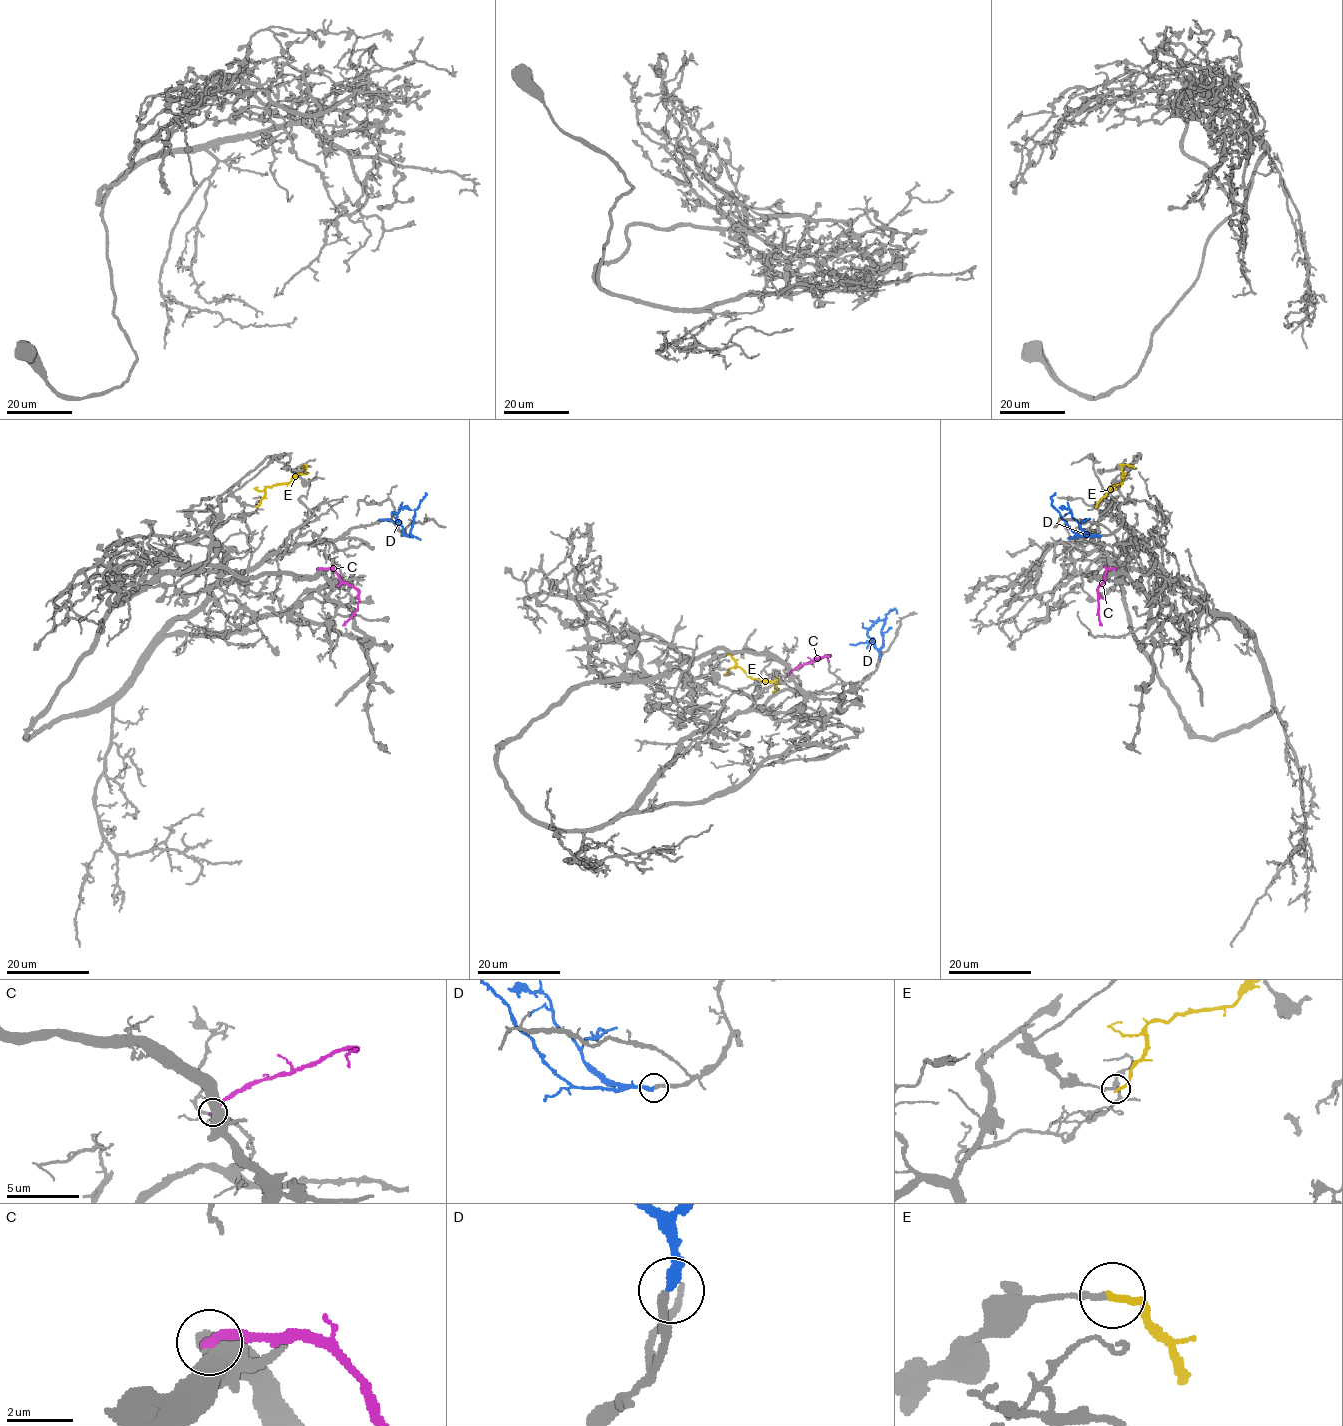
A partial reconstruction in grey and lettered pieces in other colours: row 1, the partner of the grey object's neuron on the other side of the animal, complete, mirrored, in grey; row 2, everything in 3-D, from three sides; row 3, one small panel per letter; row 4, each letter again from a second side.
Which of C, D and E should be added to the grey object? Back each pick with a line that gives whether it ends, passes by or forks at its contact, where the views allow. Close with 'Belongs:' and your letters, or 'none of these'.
D: it ends
Belongs: D

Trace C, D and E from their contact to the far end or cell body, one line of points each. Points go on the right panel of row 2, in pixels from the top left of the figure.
C: (1116, 569), (1106, 570), (1105, 578), (1099, 585), (1098, 619), (1101, 625)
D: (1100, 536), (1078, 536), (1052, 505), (1051, 497), (1055, 492)
E: (1096, 506), (1108, 487), (1123, 480), (1122, 467), (1134, 467)

